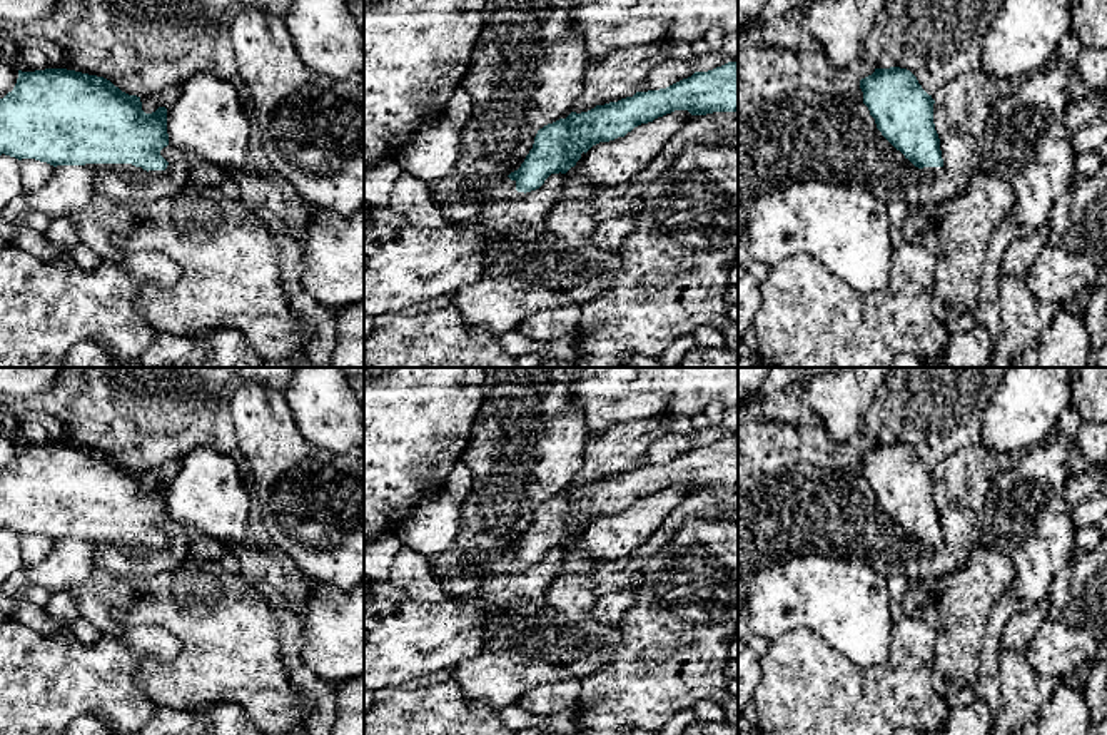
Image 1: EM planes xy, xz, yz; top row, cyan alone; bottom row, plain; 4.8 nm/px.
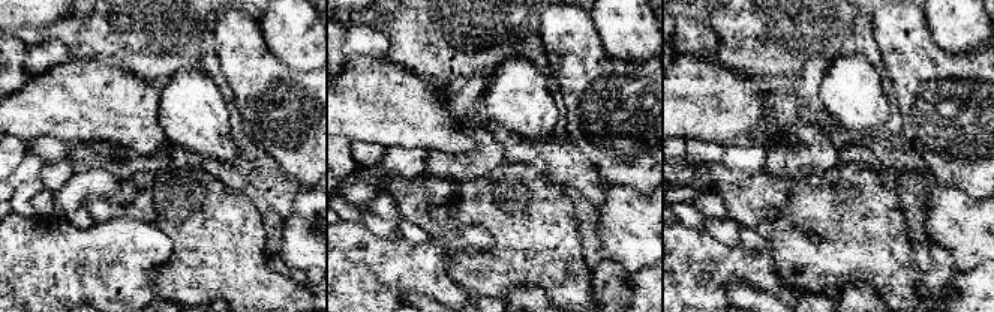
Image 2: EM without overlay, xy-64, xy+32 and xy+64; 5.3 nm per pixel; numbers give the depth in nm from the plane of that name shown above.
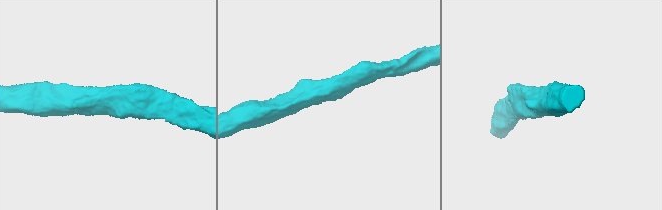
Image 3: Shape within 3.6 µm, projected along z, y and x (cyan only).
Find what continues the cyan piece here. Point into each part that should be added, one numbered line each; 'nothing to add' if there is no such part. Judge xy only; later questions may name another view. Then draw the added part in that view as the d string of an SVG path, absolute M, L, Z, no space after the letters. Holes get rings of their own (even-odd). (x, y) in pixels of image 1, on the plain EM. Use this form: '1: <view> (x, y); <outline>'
1: xy (131, 542); M85 538L83 541L90 541L90 543L105 541L105 543L112 543L112 545L122 543L122 545L130 545L130 546L147 546L142 541L135 541L132 538Z

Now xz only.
1: xz (505, 563); M509 551L499 553L498 558L488 556L488 558L483 558L479 561L471 560L464 555L464 561L456 568L457 570L459 568L469 568L469 570L478 571L479 575L484 573L484 571L493 571L493 573L499 575L499 573L516 573L516 571L524 570L524 566L516 565L516 555L511 555Z

